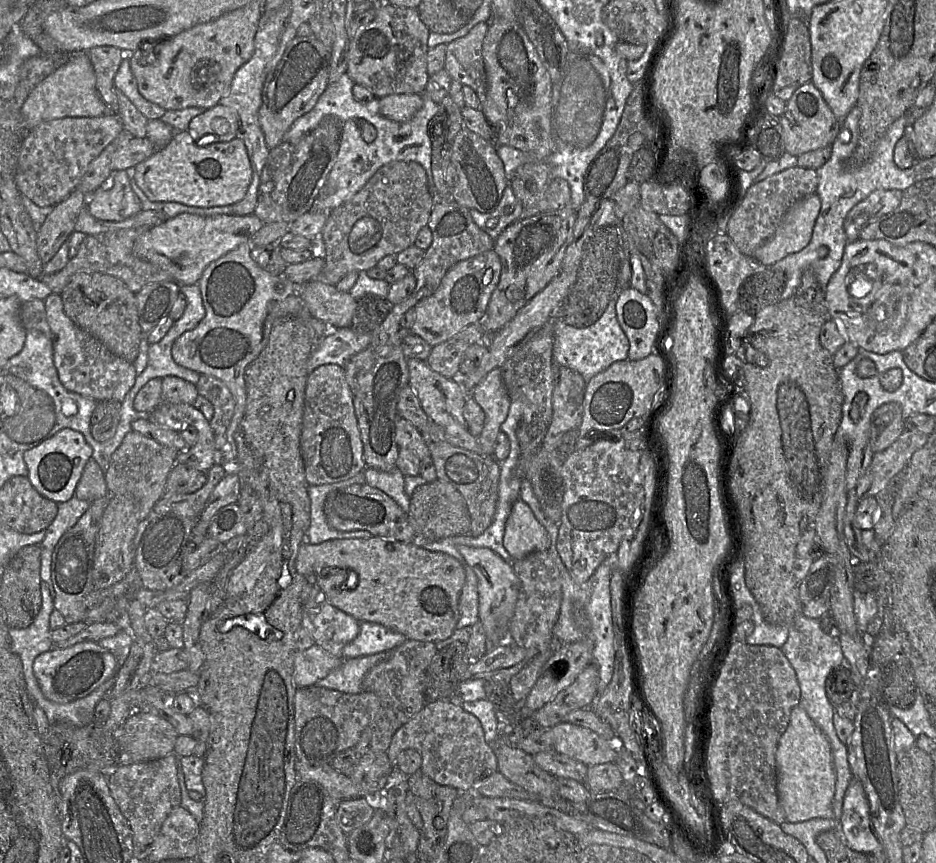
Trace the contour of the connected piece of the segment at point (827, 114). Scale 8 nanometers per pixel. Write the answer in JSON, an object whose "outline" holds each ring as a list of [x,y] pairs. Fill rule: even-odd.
{"outline":[[[812,81],[800,86],[786,102],[785,110],[780,115],[780,124],[783,128],[785,151],[796,157],[831,145],[841,129],[841,121],[835,117]]]}

